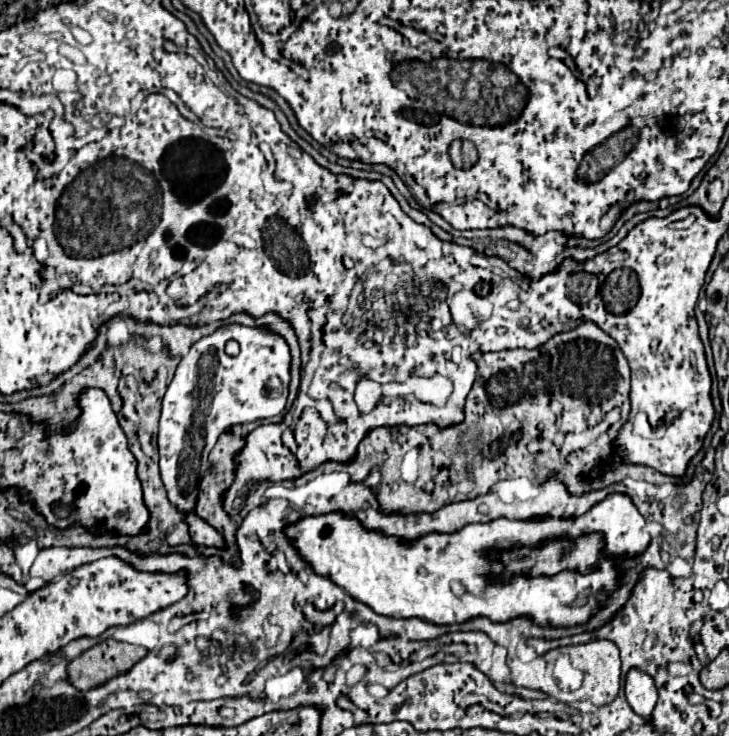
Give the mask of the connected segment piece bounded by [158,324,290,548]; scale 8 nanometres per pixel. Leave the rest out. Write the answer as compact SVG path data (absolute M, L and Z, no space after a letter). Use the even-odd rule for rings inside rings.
M242 324L224 326L224 334L210 336L204 336L196 344L192 344L188 354L182 356L176 368L173 380L162 399L158 450L160 475L168 490L170 502L178 510L190 512L186 522L190 524L192 542L202 546L224 548L222 536L202 518L196 518L196 514L192 514L198 496L198 484L210 466L208 454L212 446L228 426L264 420L284 410L290 384L290 348L282 336L268 332L266 328L248 328ZM234 340L240 344L240 354L238 344ZM218 344L220 352L216 352L214 348ZM272 376L280 378L282 394L278 398L268 396L268 382Z

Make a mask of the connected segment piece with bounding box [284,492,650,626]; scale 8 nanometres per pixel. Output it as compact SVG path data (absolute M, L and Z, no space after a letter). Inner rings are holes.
M620 492L608 494L582 516L538 516L530 520L492 520L492 524L468 524L468 528L460 528L460 532L432 532L432 536L420 536L416 544L400 544L400 540L392 540L392 536L384 536L378 530L368 530L358 518L342 512L304 516L284 528L286 538L318 576L330 578L354 600L370 606L378 614L392 618L416 616L434 624L454 624L474 616L506 622L514 616L528 614L540 626L584 624L598 608L594 592L600 588L614 590L618 586L614 562L610 558L600 560L598 570L588 576L562 572L552 578L512 578L508 584L498 584L496 578L502 566L498 562L490 562L486 558L486 550L510 548L514 544L538 546L552 538L578 538L588 532L604 534L606 556L634 556L644 552L650 542L644 516L632 504L630 496ZM586 590L590 590L588 602L574 606L574 600L578 600L578 596Z

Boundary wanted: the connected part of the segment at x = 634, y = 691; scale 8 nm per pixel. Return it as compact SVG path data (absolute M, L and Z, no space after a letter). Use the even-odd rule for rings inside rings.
M638 668L628 670L624 692L632 710L644 718L650 718L650 712L658 700L652 676L648 676L646 672L640 672Z

